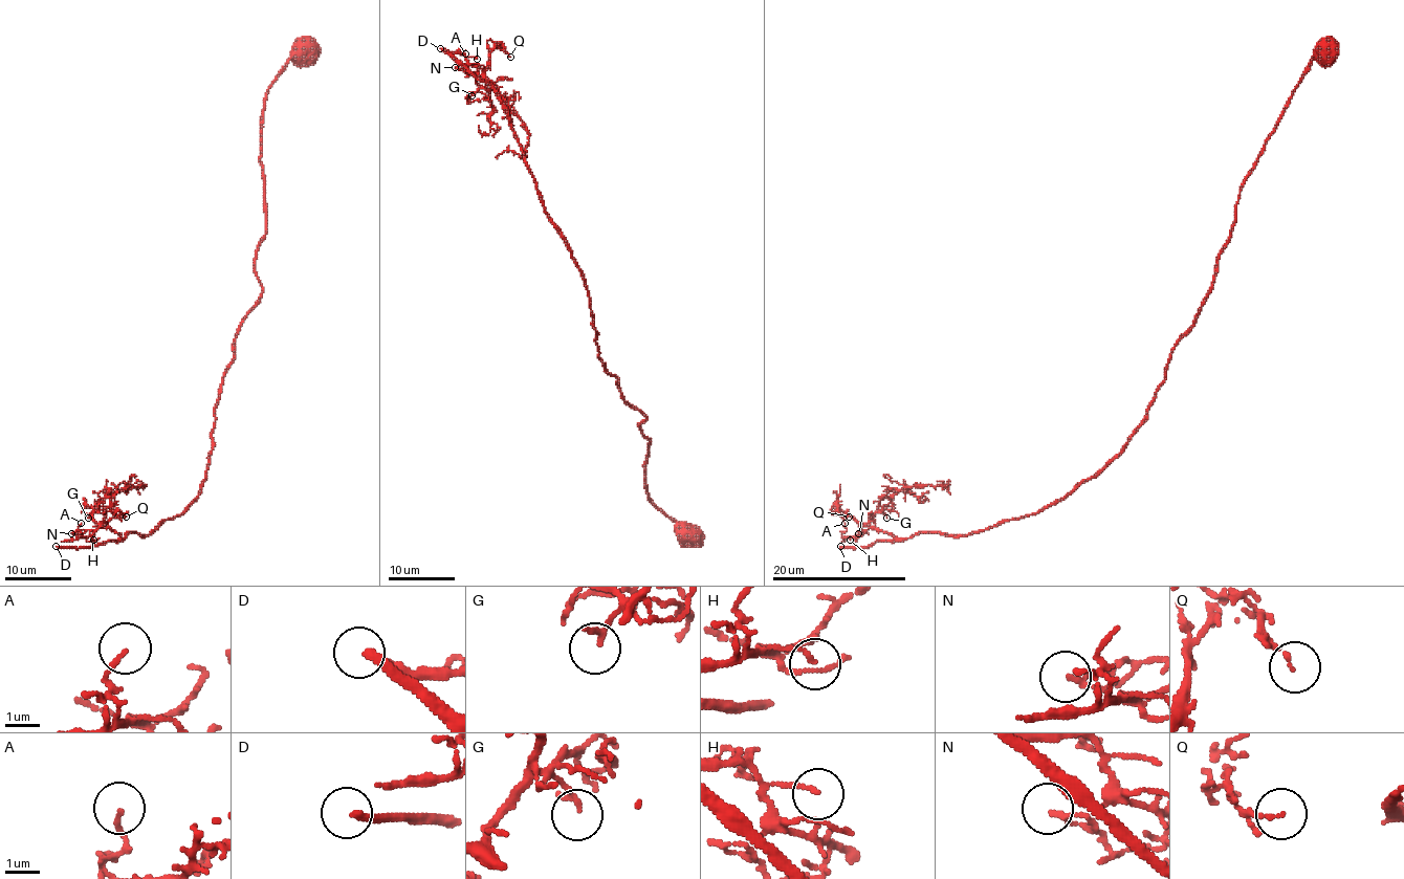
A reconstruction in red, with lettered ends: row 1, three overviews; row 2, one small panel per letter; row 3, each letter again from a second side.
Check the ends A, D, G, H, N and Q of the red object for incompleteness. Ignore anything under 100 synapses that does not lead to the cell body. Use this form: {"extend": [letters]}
{"extend": ["D"]}

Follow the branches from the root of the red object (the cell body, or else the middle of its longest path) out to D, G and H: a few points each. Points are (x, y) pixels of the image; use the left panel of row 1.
D: (307, 52), (288, 61), (265, 100), (262, 293), (235, 338), (201, 491), (150, 534), (56, 546)
G: (307, 52), (265, 100), (262, 293), (235, 338), (201, 491), (150, 534), (122, 537), (88, 518)
H: (307, 52), (265, 100), (262, 293), (235, 338), (201, 491), (150, 534), (100, 526), (83, 536), (93, 540)

